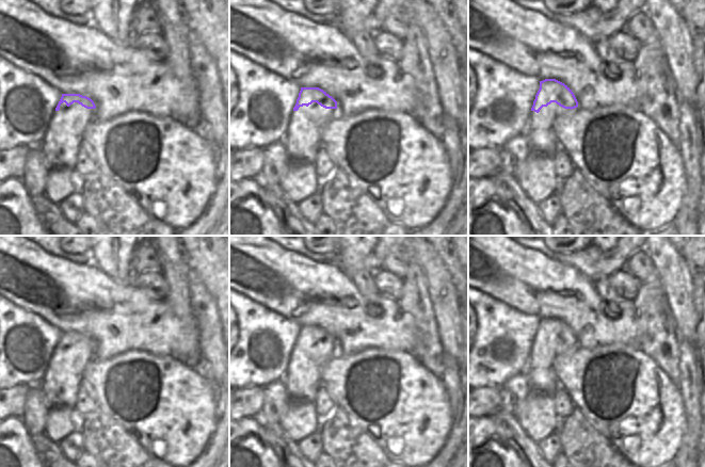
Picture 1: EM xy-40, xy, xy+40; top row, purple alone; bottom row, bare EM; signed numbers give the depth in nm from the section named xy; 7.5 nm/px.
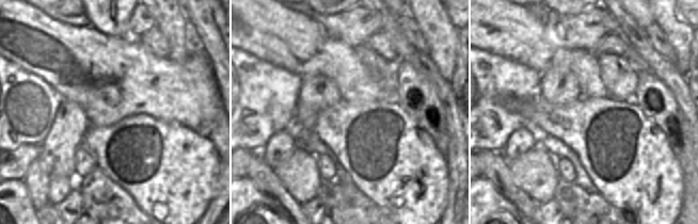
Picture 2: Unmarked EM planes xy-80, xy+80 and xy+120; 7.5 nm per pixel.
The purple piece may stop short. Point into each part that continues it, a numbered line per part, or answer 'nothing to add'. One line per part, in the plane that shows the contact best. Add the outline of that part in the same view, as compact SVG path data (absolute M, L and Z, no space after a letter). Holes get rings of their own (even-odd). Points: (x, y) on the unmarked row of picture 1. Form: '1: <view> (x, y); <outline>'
1: xy (302, 379); M317 341L292 350L286 374L282 379L292 401L315 402L316 393L322 386L320 372L336 353L337 348L325 348Z

